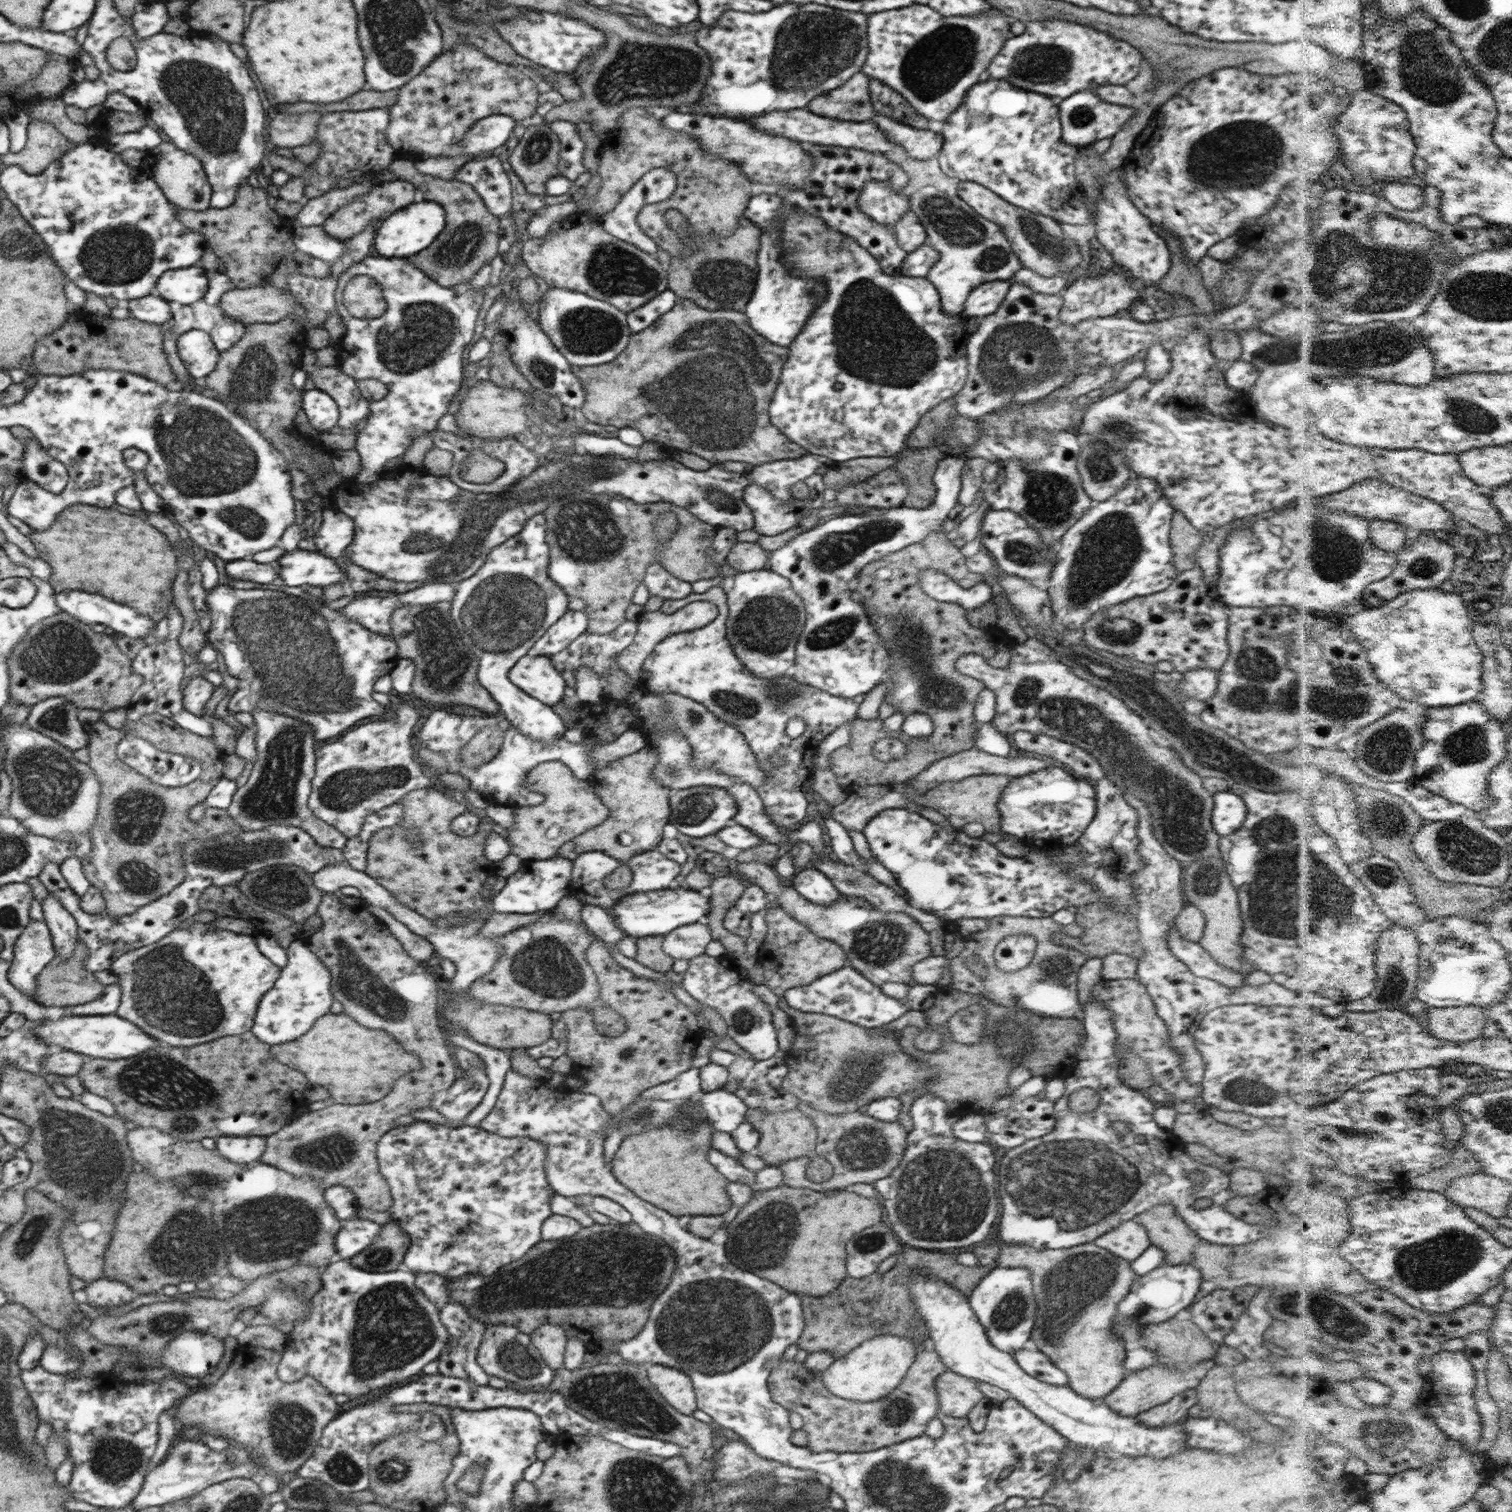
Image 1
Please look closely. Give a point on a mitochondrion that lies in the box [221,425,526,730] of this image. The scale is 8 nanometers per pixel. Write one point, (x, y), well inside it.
(295, 658)

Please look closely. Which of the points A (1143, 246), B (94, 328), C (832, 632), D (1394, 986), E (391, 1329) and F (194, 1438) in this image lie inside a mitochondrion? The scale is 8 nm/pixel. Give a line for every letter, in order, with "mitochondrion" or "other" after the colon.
A: other
B: other
C: mitochondrion
D: mitochondrion
E: mitochondrion
F: other

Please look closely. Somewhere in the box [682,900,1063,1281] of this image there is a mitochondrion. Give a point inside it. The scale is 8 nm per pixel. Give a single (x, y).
(936, 1202)

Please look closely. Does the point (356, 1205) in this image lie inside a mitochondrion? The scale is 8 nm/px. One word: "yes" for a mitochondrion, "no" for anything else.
no

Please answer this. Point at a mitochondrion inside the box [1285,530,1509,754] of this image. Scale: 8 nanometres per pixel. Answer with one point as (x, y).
(1422, 567)

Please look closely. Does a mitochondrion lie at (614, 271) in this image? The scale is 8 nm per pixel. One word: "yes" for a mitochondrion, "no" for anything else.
yes

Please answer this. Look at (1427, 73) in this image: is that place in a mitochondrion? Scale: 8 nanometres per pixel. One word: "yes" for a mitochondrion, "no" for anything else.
yes

